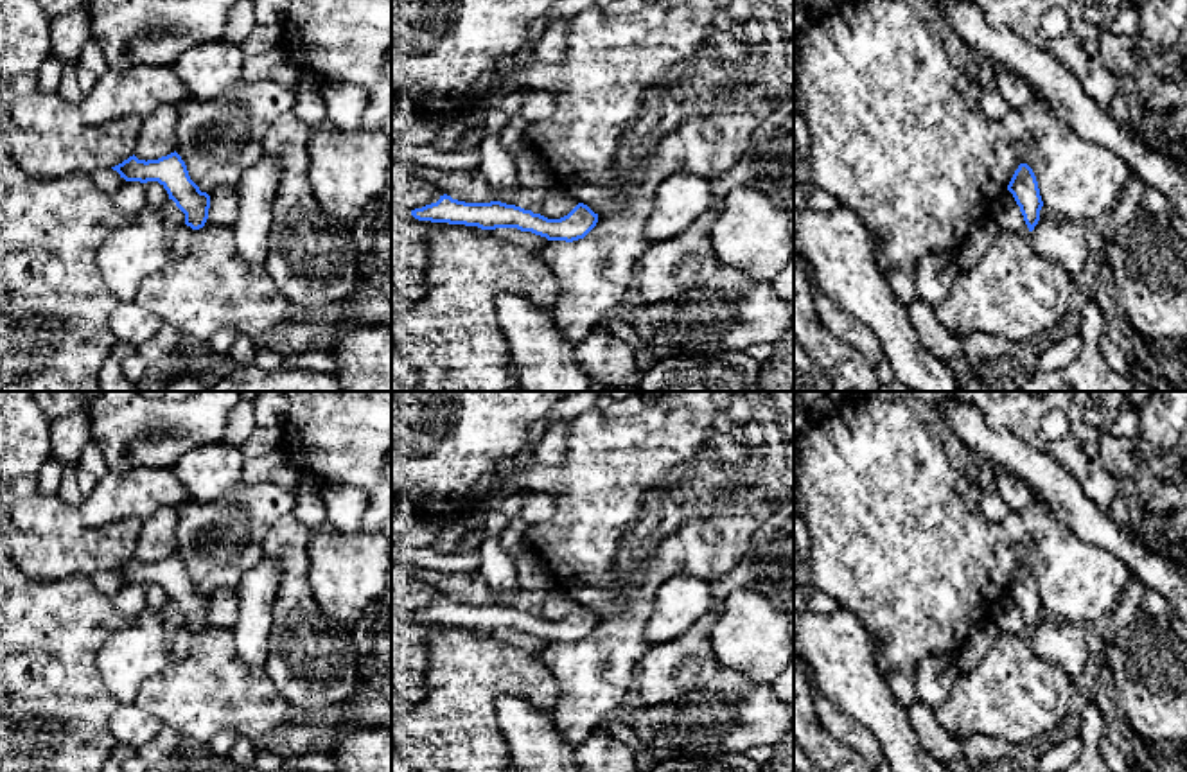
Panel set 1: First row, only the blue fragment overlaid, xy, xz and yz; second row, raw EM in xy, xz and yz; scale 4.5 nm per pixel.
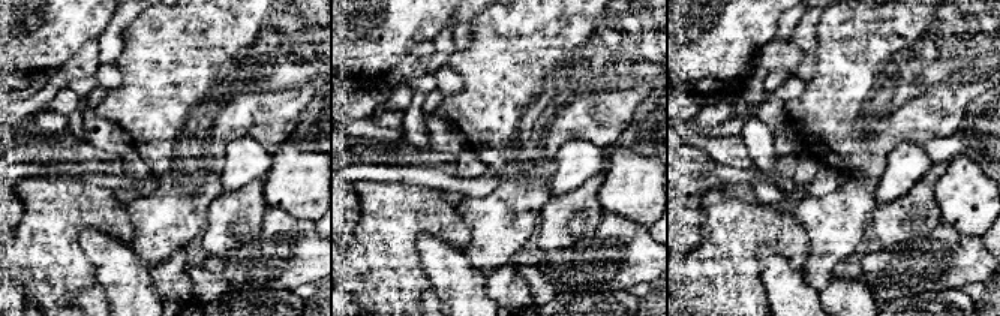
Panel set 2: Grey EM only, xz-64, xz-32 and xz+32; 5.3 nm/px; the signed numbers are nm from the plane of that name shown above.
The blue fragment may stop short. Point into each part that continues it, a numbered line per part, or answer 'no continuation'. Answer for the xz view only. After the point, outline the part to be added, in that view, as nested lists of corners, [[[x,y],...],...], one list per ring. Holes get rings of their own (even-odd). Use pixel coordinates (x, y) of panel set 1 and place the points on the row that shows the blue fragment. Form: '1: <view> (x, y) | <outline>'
no continuation

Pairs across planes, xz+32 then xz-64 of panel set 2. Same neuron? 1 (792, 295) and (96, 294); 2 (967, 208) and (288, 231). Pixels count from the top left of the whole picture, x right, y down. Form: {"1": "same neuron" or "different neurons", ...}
{"1": "different neurons", "2": "different neurons"}

